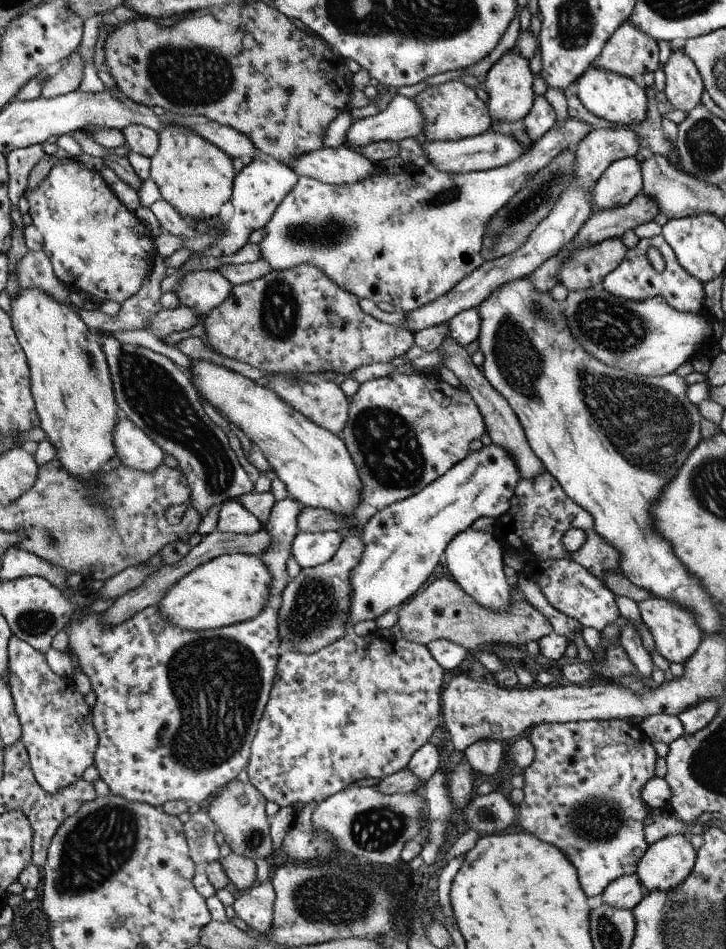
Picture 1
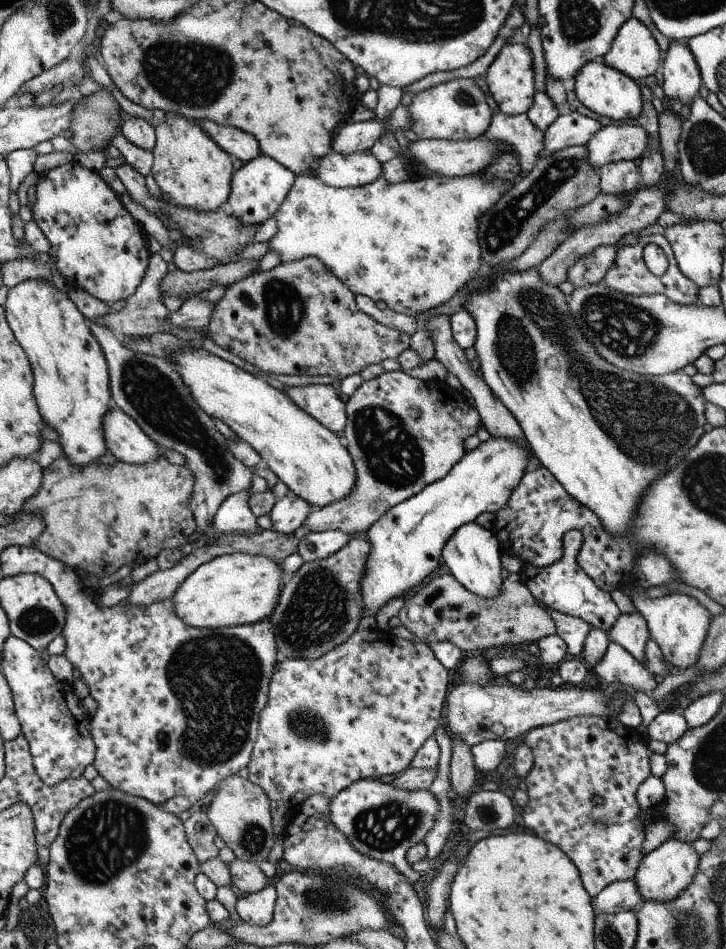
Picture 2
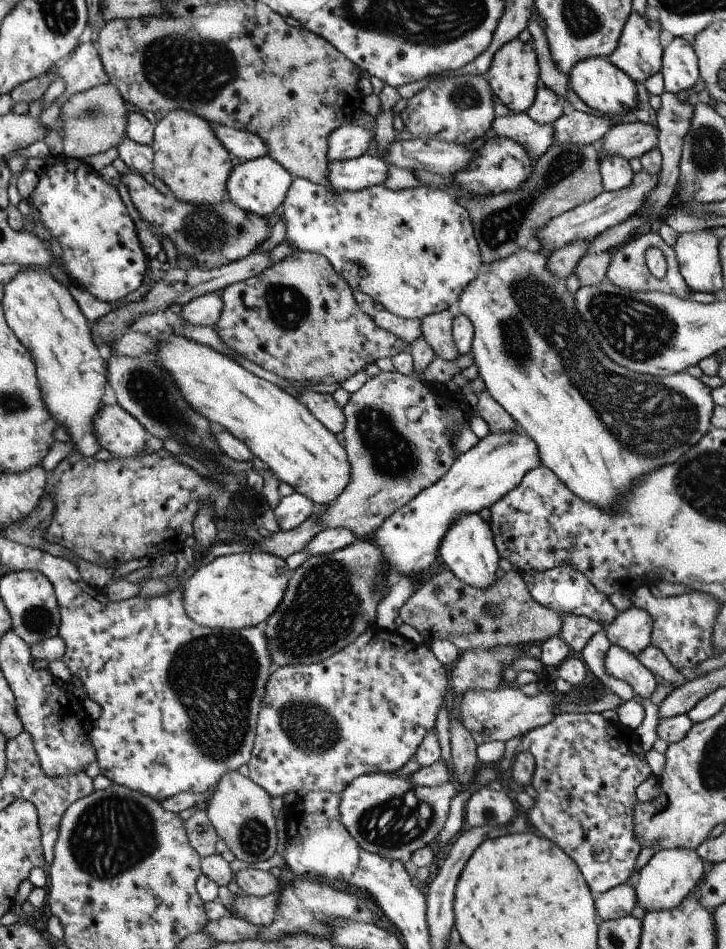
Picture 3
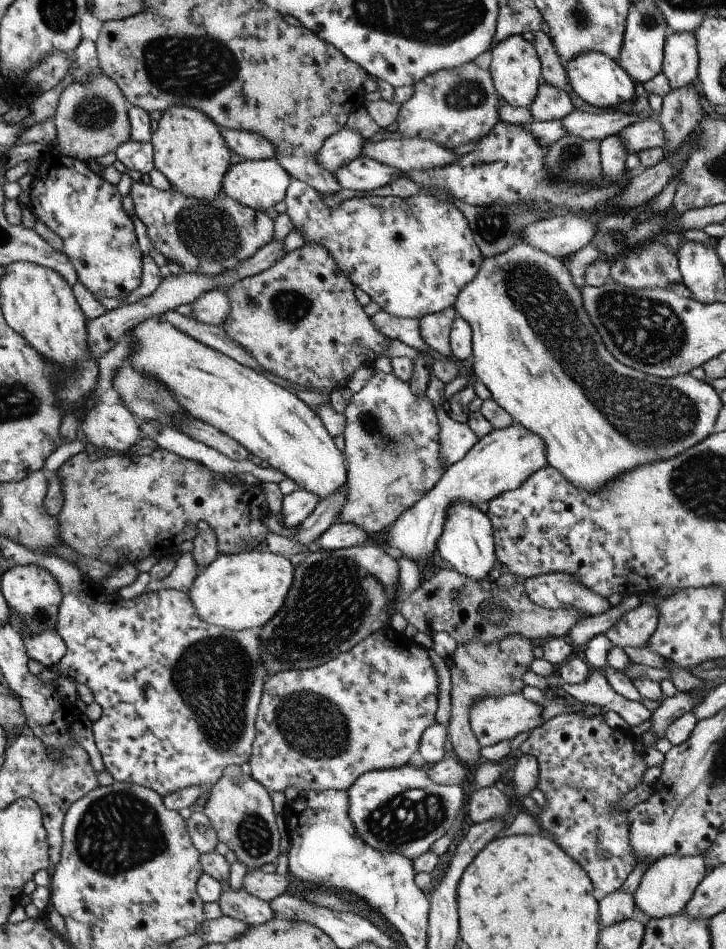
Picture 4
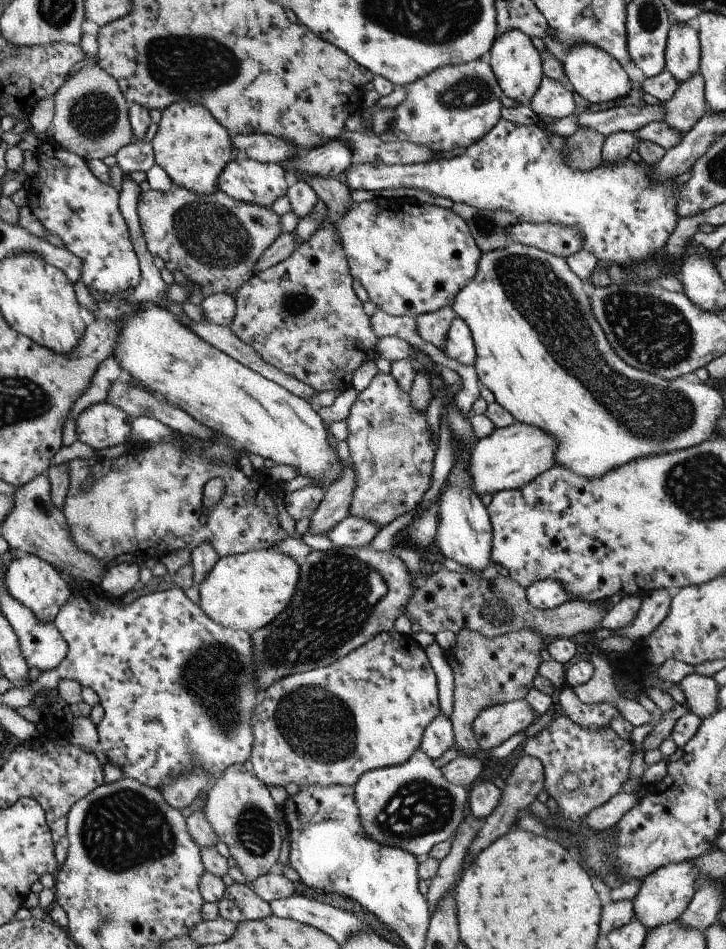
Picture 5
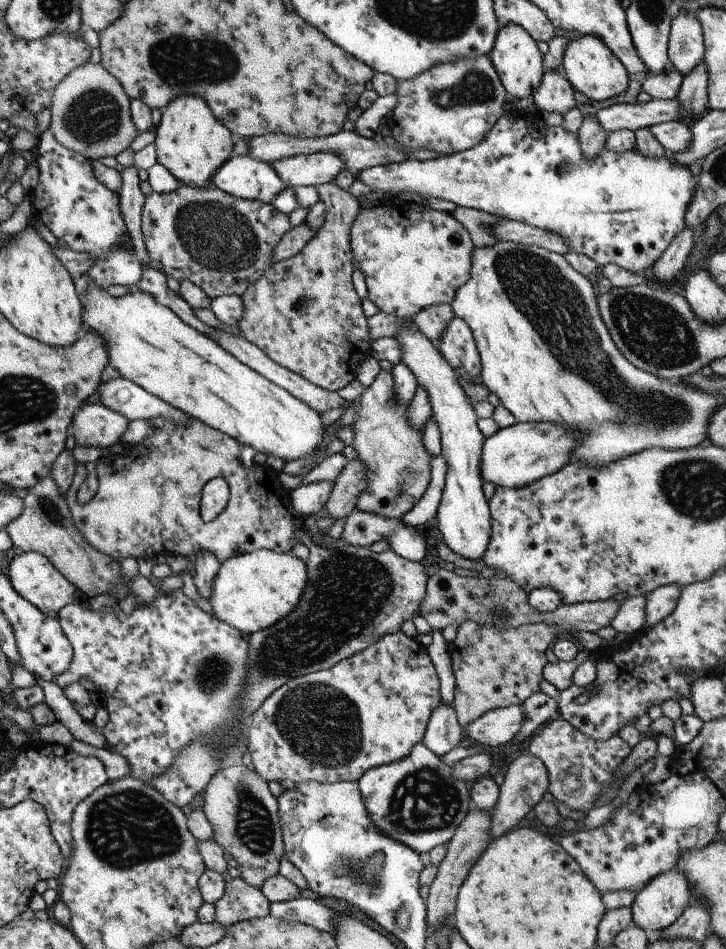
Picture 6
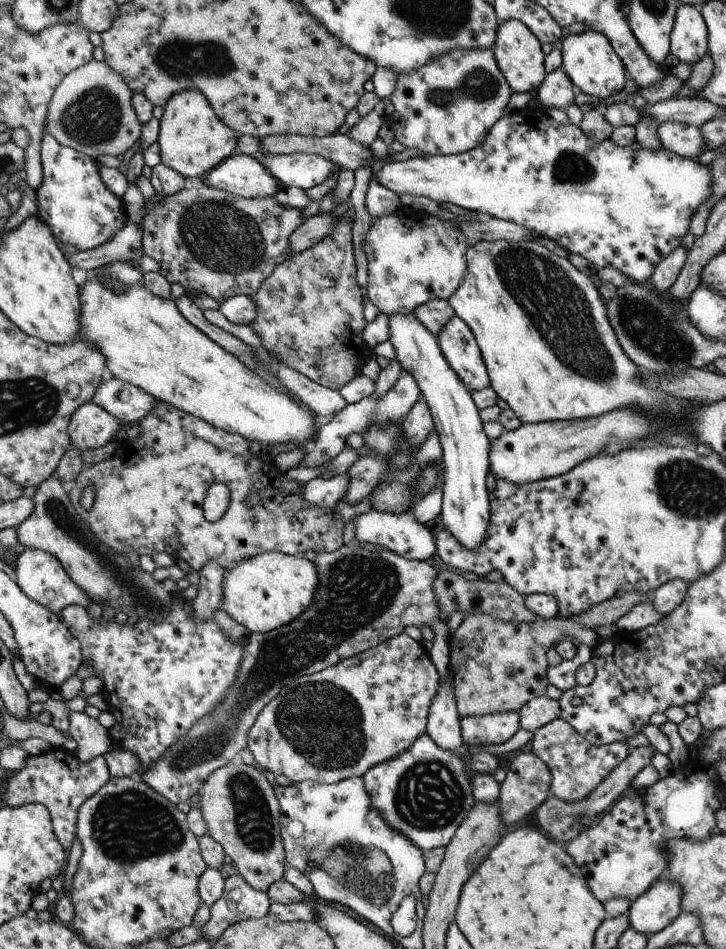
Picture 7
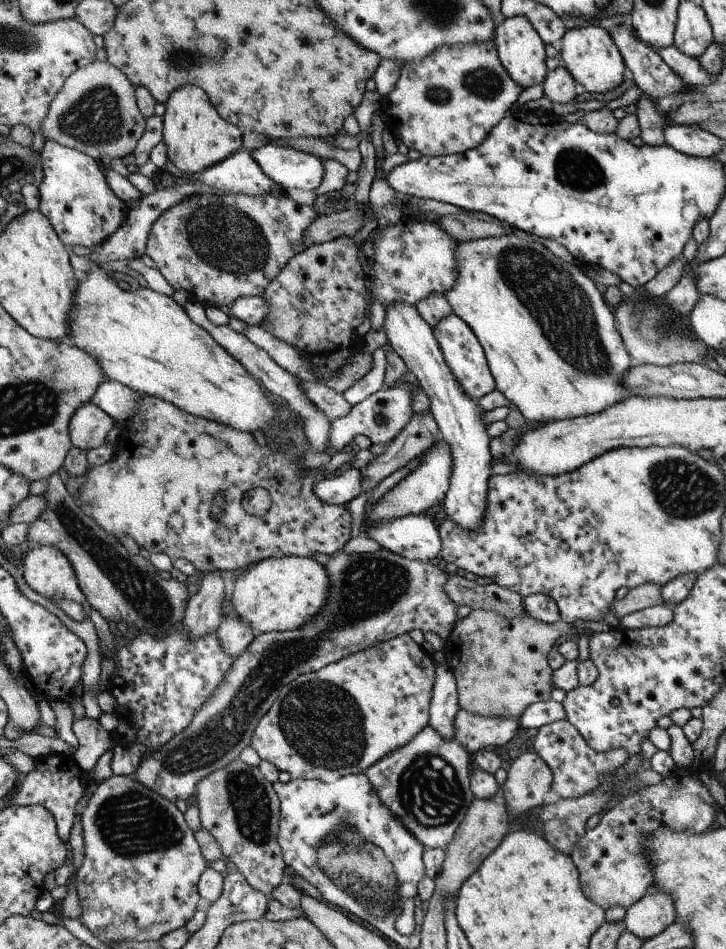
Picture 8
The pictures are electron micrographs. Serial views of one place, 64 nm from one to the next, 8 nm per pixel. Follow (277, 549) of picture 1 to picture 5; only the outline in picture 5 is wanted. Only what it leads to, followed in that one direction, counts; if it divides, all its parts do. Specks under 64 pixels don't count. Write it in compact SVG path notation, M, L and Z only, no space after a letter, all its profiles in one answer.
M307 485L302 489L286 493L284 496L287 513L296 521L311 517L324 500L326 489L320 485Z

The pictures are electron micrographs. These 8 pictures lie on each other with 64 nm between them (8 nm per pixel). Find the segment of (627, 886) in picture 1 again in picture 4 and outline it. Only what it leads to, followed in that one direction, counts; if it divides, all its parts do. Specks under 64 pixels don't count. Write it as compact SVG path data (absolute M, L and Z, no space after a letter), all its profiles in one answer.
M614 891L599 902L599 925L601 930L632 918L636 910L633 894Z

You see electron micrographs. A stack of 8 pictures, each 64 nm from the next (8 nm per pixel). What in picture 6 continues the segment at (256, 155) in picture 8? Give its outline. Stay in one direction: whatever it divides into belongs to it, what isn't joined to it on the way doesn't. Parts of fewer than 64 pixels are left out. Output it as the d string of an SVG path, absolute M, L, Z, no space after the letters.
M332 153L294 155L272 161L270 166L289 187L309 187L334 183L336 175L345 168L345 162Z

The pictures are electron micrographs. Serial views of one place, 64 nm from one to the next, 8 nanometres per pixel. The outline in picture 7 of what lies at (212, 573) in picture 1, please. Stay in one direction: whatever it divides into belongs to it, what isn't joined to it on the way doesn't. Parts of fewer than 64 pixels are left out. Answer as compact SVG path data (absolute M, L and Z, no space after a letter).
M276 551L262 553L226 571L230 571L230 574L226 576L223 584L224 600L220 609L224 609L251 633L267 633L296 621L315 603L315 595L319 590L318 566L303 556L285 555Z

